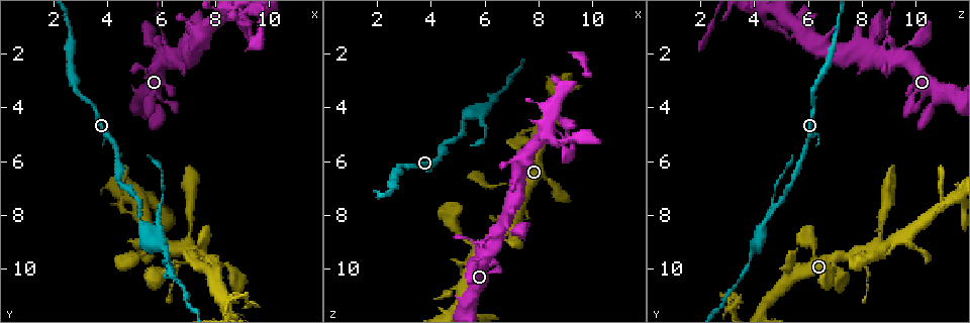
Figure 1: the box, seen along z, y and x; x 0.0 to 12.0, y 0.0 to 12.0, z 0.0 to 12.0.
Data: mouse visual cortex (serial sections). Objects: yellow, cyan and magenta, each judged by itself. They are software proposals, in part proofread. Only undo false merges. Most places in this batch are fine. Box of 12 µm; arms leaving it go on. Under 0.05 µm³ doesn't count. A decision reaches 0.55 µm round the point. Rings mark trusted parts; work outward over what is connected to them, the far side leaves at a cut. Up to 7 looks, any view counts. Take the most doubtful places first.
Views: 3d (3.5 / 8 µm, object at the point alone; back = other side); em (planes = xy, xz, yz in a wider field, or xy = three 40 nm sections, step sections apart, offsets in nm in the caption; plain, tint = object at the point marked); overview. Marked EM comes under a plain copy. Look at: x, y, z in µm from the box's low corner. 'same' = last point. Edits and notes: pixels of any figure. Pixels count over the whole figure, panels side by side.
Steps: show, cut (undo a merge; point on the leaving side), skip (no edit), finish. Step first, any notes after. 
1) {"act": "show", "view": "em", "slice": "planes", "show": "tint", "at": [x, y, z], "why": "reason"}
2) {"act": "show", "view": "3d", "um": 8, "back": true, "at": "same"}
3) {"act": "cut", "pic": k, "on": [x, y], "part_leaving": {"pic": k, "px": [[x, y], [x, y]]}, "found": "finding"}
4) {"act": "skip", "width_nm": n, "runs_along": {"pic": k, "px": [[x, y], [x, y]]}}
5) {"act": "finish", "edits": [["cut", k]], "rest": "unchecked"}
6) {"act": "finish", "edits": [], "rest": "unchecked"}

{"act": "show", "view": "3d", "um": 8, "back": true, "at": [5.5, 8.7, 4.3], "why": "two arms in line, one across"}

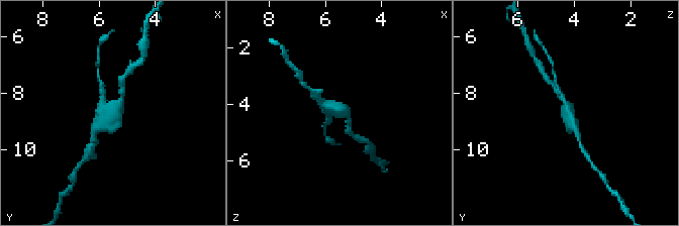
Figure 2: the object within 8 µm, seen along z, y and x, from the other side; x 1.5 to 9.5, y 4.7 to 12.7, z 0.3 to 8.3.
{"act": "show", "view": "em", "slice": "xy", "step": 1, "show": "tint", "at": [5.5, 8.6, 4.3]}

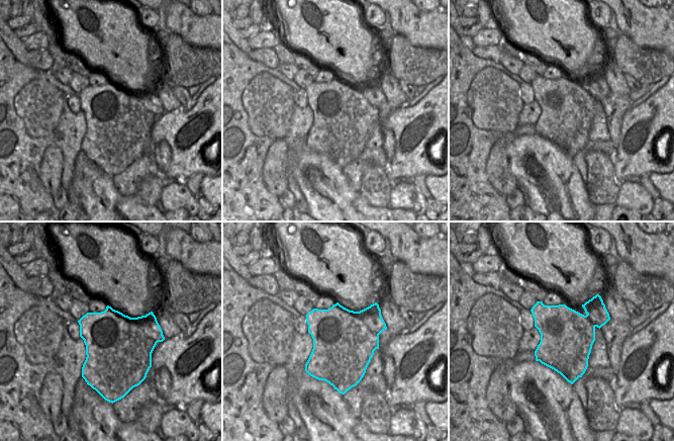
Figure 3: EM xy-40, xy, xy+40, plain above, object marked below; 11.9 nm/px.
{"act": "cut", "pic": 2, "on": [101, 88], "found": "two cells meet here"}

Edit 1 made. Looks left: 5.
{"act": "show", "view": "em", "slice": "xy", "step": 2, "show": "tint", "at": [5.1, 9.1, 9.9], "why": "thick turns thin"}

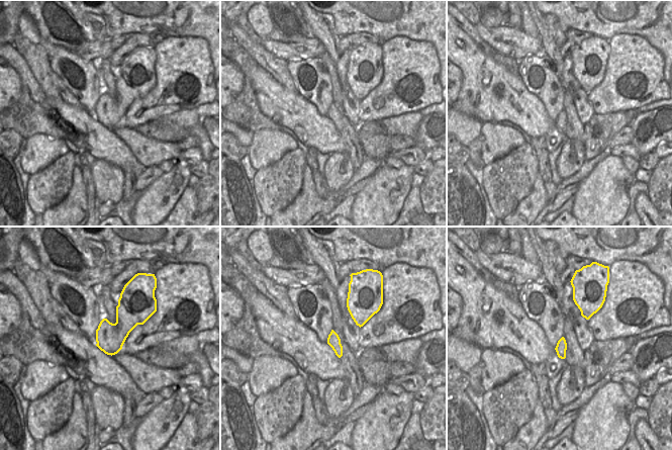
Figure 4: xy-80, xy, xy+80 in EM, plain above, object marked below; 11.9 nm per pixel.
{"act": "show", "view": "3d", "um": 3.5, "at": "same", "why": "wider look"}

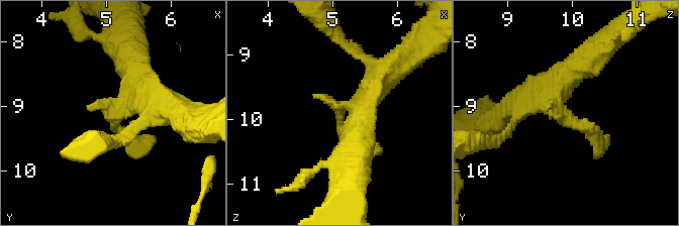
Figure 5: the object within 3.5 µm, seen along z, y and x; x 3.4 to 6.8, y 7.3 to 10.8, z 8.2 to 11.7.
{"act": "skip", "runs_along": {"pic": 5, "px": [[526, 100], [548, 91], [604, 143]]}, "found": "continuous, no second cell"}

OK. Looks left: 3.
{"act": "show", "view": "3d", "um": 3.5, "back": true, "at": [6.9, 1.2, 8.6], "why": "thick turns thin"}

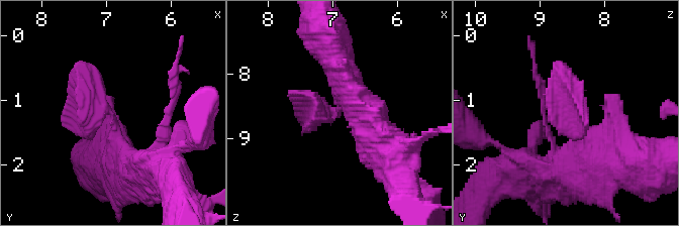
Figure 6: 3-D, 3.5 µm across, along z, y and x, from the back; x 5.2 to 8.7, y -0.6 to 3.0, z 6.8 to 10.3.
{"act": "show", "view": "em", "slice": "xy", "step": 3, "show": "tint", "at": [6.95, 1.25, 8.55], "why": "need the tissue"}

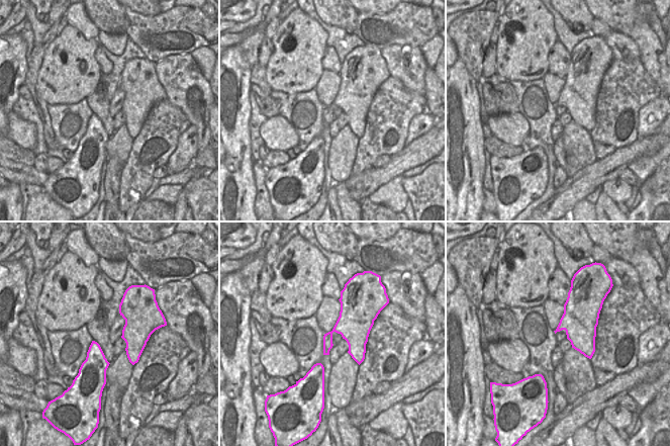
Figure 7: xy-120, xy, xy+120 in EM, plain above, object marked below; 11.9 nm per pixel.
{"act": "skip", "runs_along": {"pic": 6, "px": [[126, 170], [79, 65]]}, "found": "one cell here"}

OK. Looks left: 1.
{"act": "finish", "edits": [["cut", 2]], "rest": "unchecked"}

